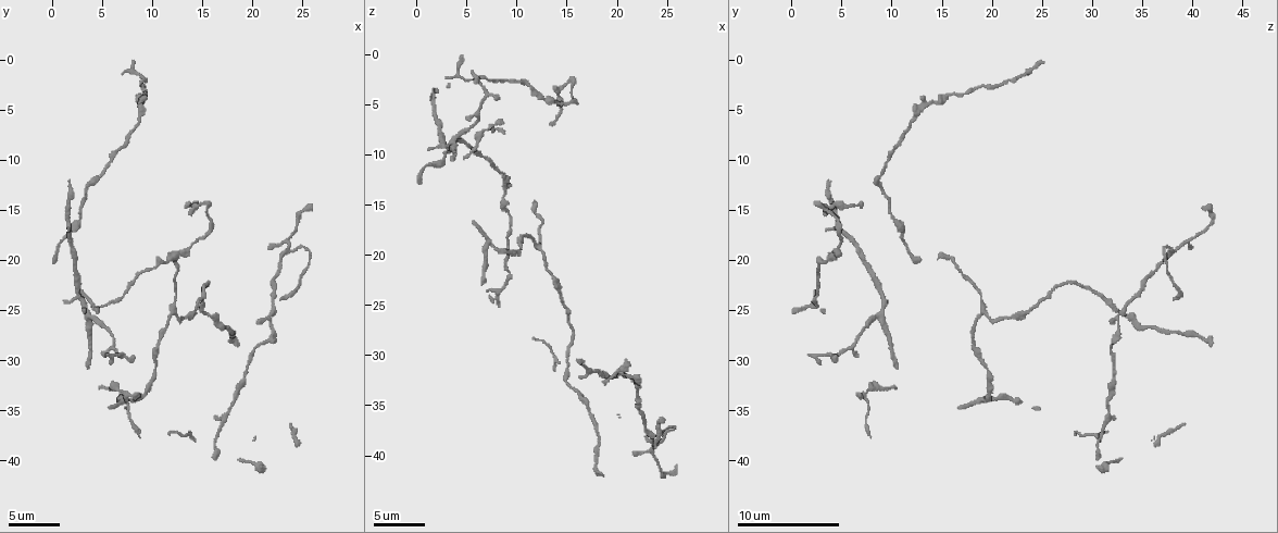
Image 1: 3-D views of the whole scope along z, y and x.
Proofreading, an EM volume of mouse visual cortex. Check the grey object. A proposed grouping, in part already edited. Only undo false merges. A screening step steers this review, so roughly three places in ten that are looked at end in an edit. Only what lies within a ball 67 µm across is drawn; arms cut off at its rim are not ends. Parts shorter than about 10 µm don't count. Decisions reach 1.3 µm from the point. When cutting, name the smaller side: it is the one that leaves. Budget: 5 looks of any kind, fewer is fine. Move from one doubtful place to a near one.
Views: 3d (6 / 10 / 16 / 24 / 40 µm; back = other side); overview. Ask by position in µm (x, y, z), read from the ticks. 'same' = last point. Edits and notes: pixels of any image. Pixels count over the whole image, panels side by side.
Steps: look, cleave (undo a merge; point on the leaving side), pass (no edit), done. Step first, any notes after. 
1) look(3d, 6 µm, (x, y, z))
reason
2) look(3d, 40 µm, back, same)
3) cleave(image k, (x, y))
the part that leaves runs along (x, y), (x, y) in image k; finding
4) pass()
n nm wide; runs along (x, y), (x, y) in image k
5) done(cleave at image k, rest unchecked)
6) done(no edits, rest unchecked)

look(3d, 16 µm, (21.4, 25.8, 32.6))
arms part here

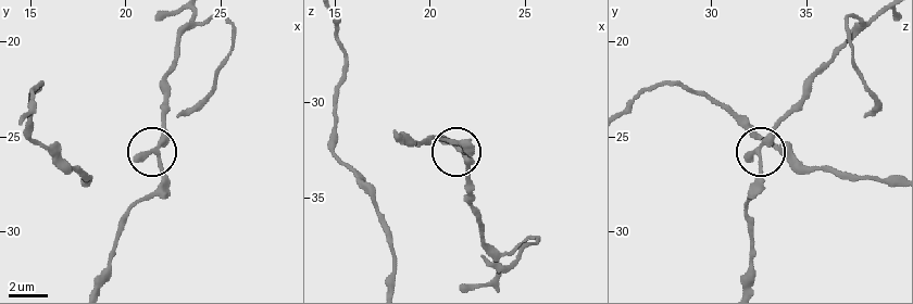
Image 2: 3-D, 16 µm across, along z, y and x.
pass()
one neuron here

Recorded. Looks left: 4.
look(3d, 10 µm, (12.2, 25.2, 19.0))
branch point

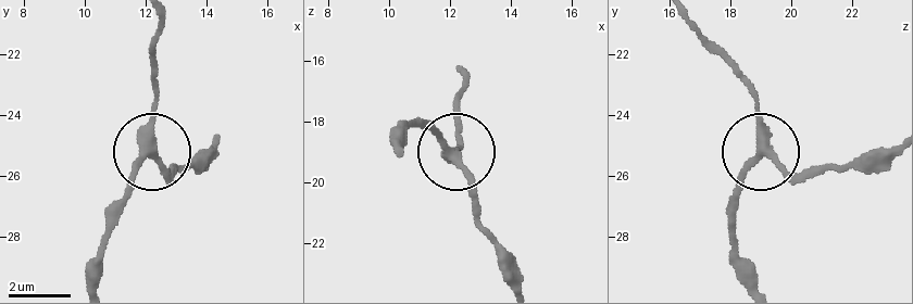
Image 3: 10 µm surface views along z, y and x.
look(3d, 6 µm, (12.1, 25.1, 19.1))
zoom in

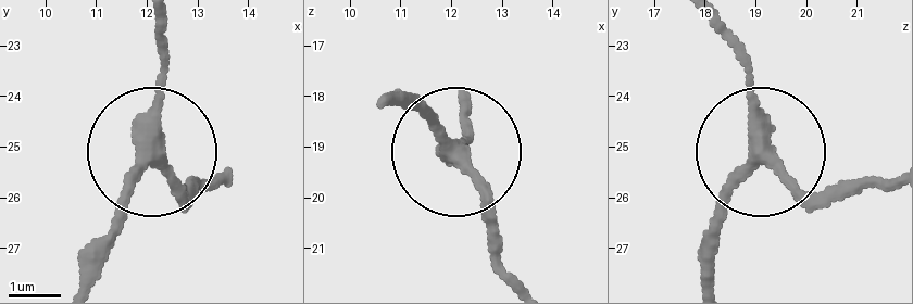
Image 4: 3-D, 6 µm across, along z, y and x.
pass()
3 arms; runs along (707, 280), (759, 138), (737, 38) in image 4; all the same neuron

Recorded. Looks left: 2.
look(3d, 10 µm, (14.6, 14.6, 3.2))
thick turns thin

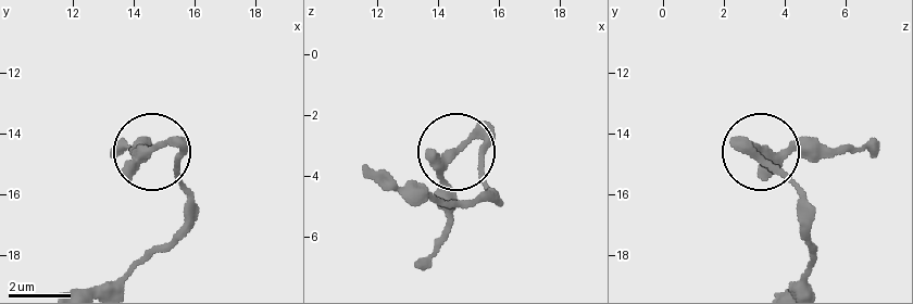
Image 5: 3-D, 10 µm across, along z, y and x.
pass()
3 arms; one neuron here

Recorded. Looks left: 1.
done(no edits, rest unchecked)

